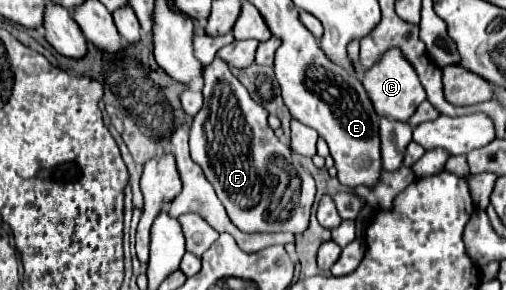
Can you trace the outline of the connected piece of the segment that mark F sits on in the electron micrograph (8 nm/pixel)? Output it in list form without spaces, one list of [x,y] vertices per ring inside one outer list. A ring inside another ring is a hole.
[[[216,58],[212,64],[204,68],[204,106],[194,116],[190,126],[190,154],[192,160],[204,170],[208,182],[214,186],[230,220],[242,232],[300,234],[308,228],[310,208],[316,194],[314,178],[302,166],[298,166],[300,192],[294,198],[290,214],[284,220],[268,218],[276,178],[270,176],[266,164],[270,156],[290,158],[290,150],[286,150],[282,142],[274,136],[266,118],[268,112],[250,98],[248,90],[230,72],[228,64]]]

